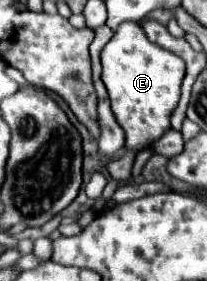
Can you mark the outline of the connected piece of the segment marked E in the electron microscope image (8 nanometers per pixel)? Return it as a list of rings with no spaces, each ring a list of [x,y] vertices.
[[[123,22],[119,30],[115,30],[113,38],[107,42],[101,54],[101,62],[103,62],[101,80],[107,88],[115,120],[125,132],[127,148],[127,152],[119,160],[109,162],[107,170],[113,178],[125,180],[131,176],[137,152],[145,150],[155,140],[159,140],[167,130],[171,130],[169,120],[179,102],[185,66],[169,50],[151,44],[137,22]]]

